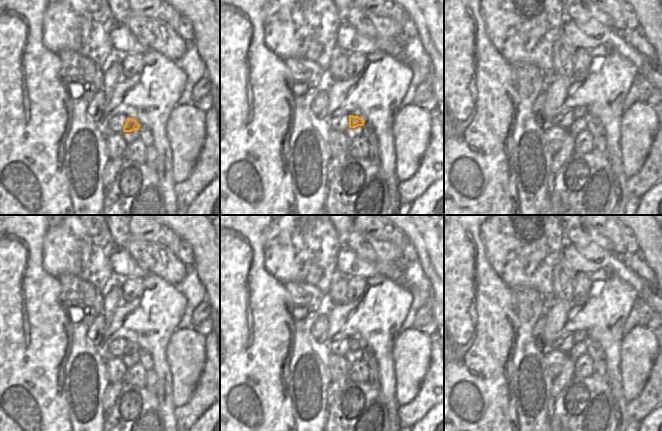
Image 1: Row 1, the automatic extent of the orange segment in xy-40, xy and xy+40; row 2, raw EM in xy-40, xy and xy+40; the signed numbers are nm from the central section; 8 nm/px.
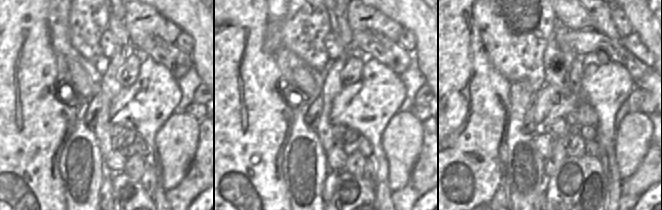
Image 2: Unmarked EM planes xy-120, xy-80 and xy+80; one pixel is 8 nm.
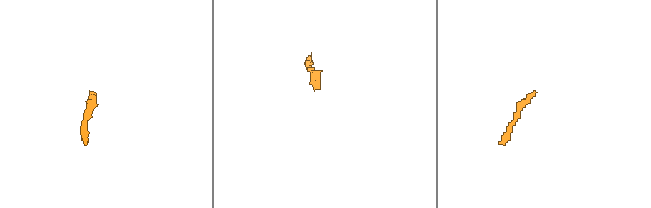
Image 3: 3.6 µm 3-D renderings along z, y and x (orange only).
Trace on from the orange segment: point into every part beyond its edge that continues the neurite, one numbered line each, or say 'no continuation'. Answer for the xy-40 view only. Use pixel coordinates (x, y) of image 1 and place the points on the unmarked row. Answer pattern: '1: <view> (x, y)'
no continuation

